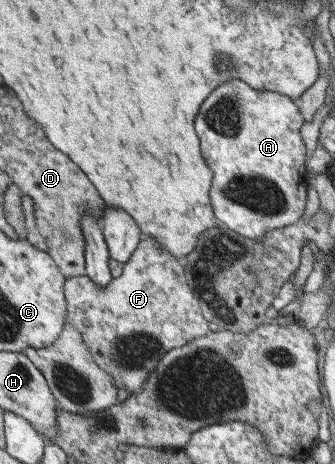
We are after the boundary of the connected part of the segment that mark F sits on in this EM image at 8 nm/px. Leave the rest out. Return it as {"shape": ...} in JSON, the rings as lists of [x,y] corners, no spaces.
{"shape":[[[143,236],[129,260],[123,263],[122,273],[104,287],[95,284],[88,276],[64,279],[64,299],[67,301],[65,321],[81,333],[92,359],[112,376],[114,384],[131,394],[140,390],[168,351],[209,333],[208,322],[203,318],[197,298],[187,282],[183,282],[186,276],[183,276],[183,268],[177,259],[151,237]]]}

